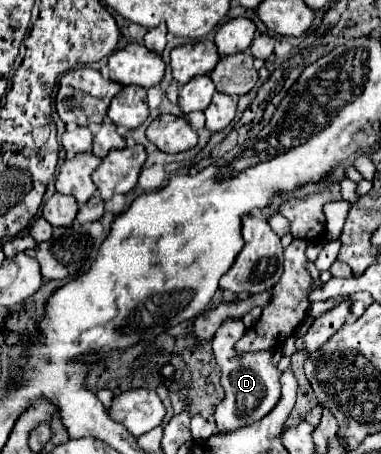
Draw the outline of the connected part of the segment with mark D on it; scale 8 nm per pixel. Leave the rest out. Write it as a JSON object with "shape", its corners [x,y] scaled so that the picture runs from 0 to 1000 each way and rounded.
{"shape":[[[596,707],[559,747],[559,778],[570,791],[570,804],[580,813],[580,848],[591,857],[591,879],[564,901],[564,927],[570,945],[580,954],[617,949],[638,936],[654,936],[659,927],[680,927],[727,892],[738,874],[738,844],[727,822],[727,786],[738,786],[738,773],[664,773],[664,778],[622,778],[617,756],[638,742],[643,716],[633,707]]]}

